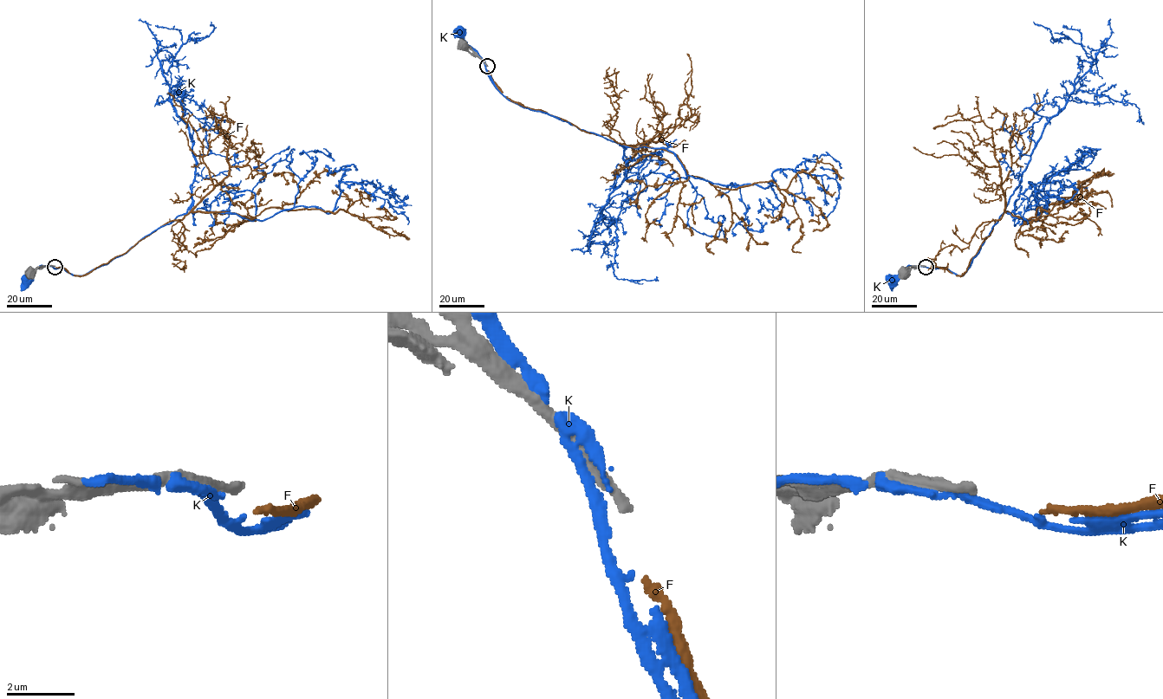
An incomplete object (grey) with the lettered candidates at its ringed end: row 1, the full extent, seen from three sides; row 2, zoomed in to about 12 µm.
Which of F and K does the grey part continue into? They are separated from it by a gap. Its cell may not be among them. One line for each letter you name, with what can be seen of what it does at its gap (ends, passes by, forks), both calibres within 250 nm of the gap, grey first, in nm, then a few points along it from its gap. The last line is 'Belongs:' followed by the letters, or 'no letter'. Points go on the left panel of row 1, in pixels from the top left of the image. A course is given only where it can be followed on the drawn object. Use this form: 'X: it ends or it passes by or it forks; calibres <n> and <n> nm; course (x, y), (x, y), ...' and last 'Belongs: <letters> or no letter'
F: it ends; calibres 280 and 200 nm; course (55, 268), (88, 274), (191, 212), (250, 218), (270, 207), (336, 212), (369, 198), (360, 192), (368, 205)
Belongs: F

